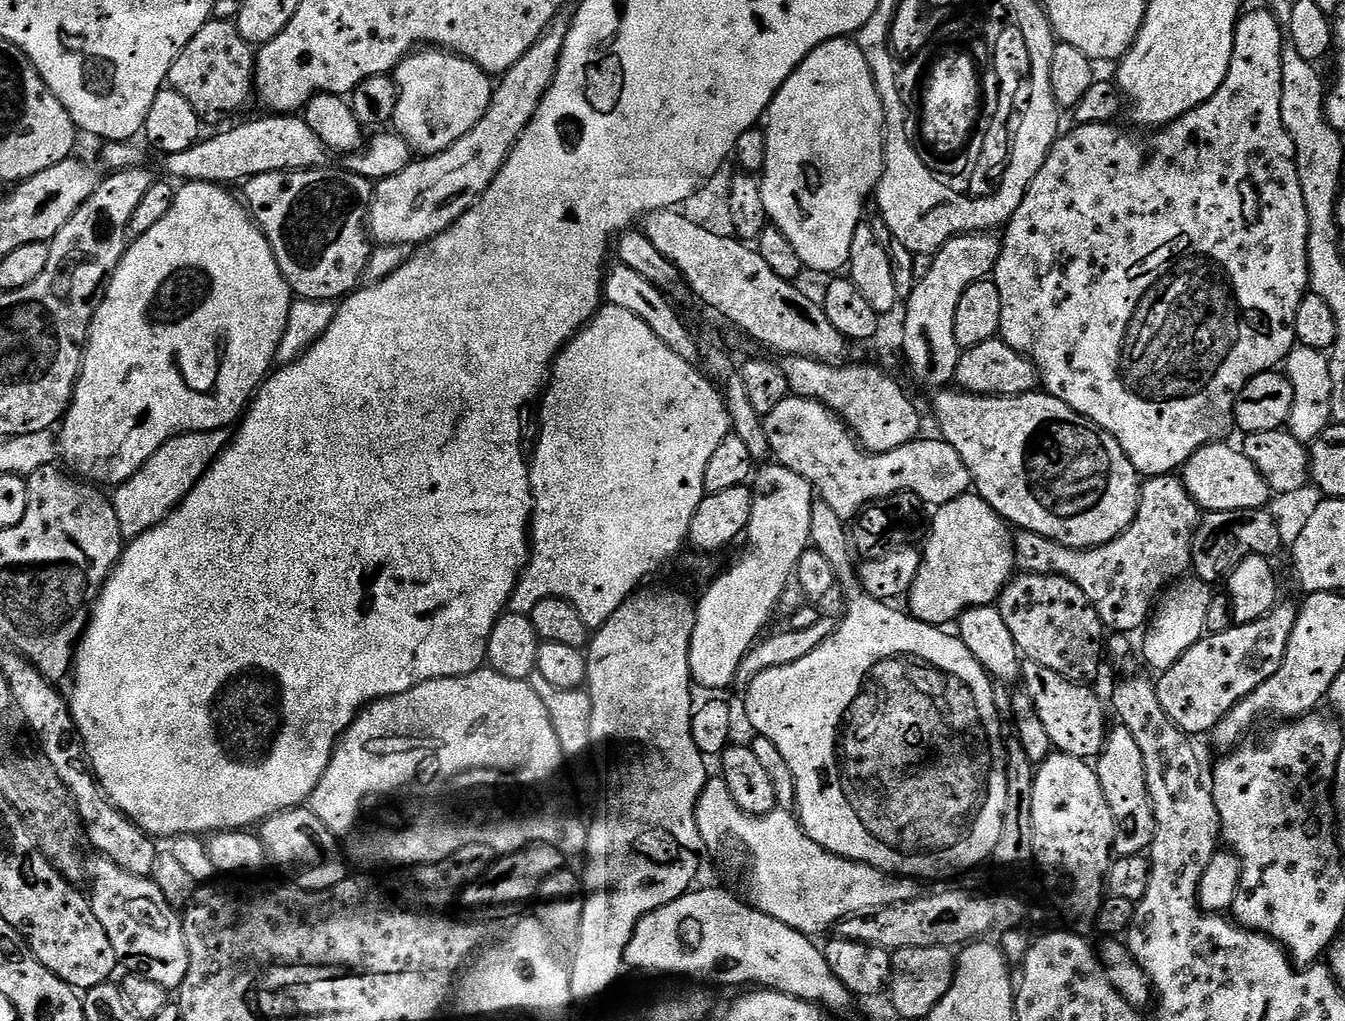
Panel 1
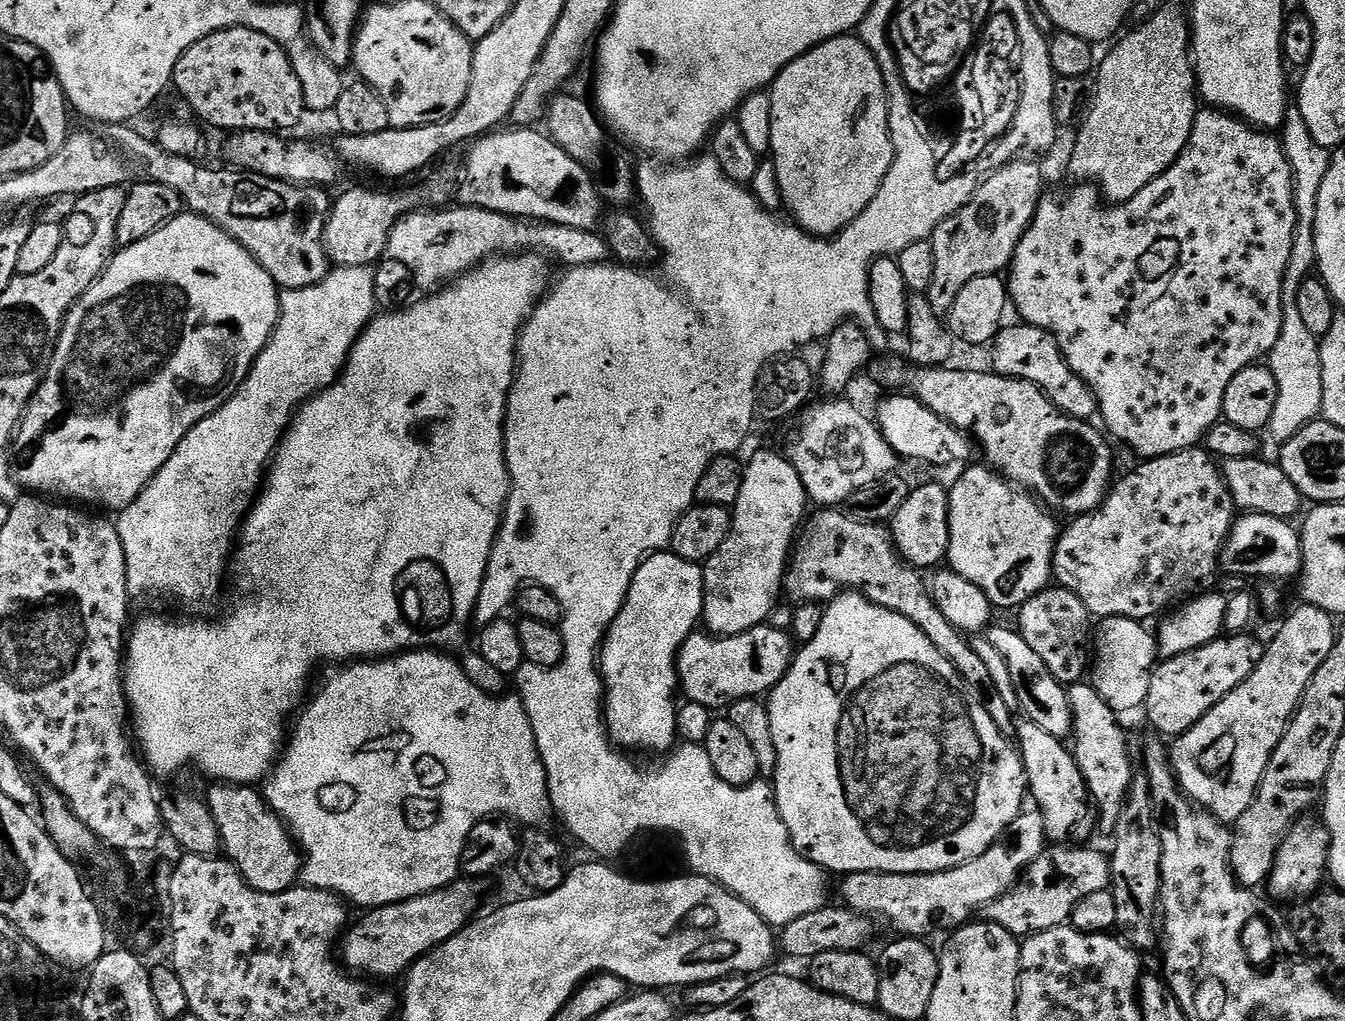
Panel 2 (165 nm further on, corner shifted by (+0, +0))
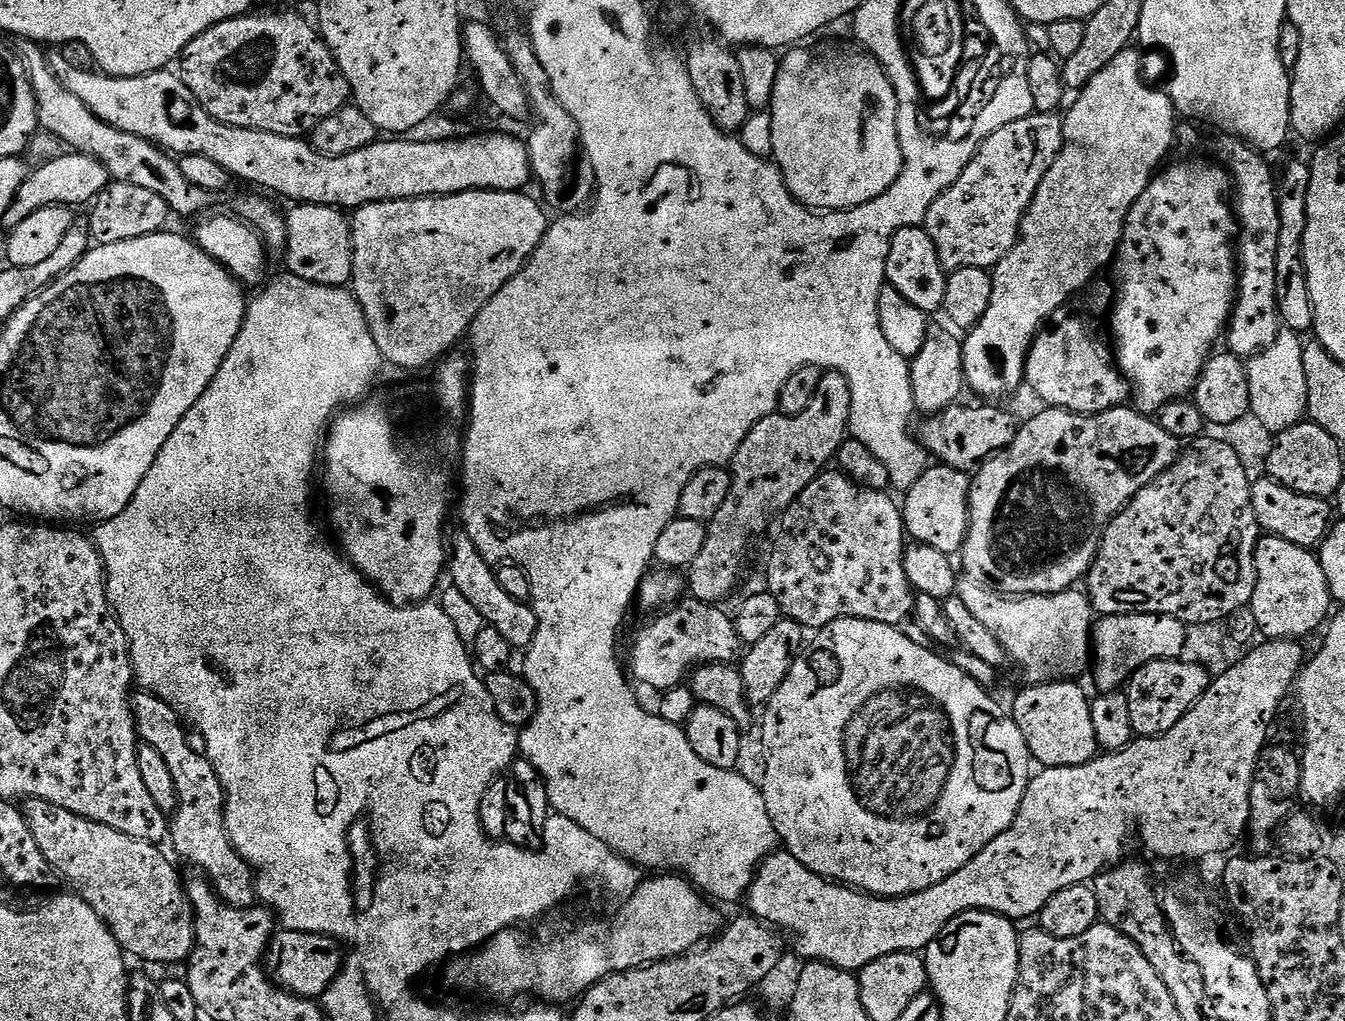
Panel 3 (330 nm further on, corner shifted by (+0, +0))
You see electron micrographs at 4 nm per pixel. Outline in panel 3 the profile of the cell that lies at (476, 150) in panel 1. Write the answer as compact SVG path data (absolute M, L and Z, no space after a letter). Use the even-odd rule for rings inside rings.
M301 204L287 213L287 271L306 282L343 288L352 278L352 225L341 209L325 204Z

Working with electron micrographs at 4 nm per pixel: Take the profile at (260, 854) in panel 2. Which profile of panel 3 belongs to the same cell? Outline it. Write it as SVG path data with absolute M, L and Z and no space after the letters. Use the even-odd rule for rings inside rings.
M140 690L137 693L131 701L139 739L162 754L166 770L170 770L170 778L174 778L176 787L176 811L170 816L170 845L186 863L205 872L201 873L225 904L232 908L253 907L258 900L254 873L228 837L224 825L224 787L214 766L203 751L192 749L184 733L182 718L170 704L150 692Z

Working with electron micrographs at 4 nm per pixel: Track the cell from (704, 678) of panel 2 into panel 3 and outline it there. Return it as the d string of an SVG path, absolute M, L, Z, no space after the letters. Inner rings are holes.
M684 598L663 614L649 619L652 621L637 634L632 644L631 675L636 675L646 687L653 688L656 694L663 694L672 688L681 687L689 679L690 673L702 664L732 664L741 655L742 645L736 633L735 619L729 613L727 616L724 610L715 604L703 604L700 600Z

